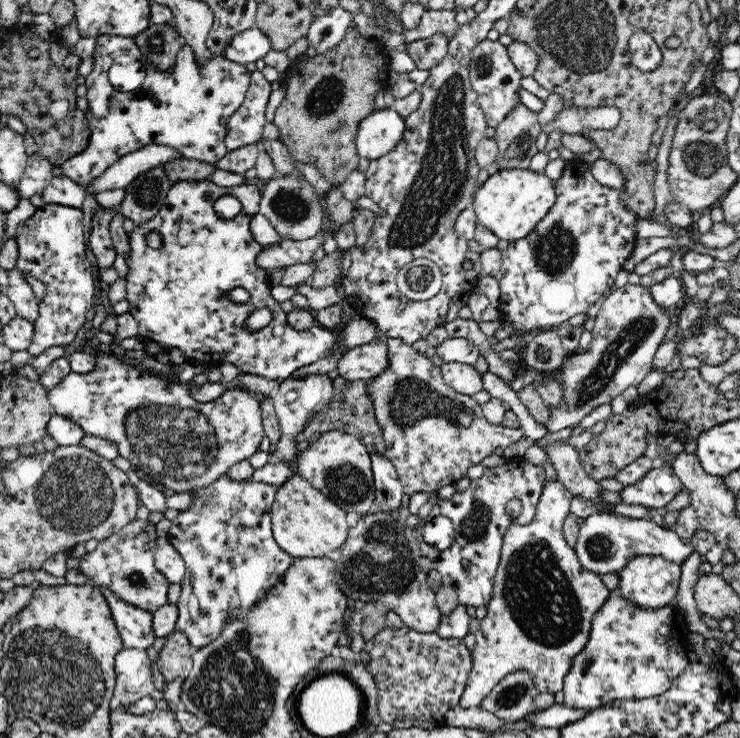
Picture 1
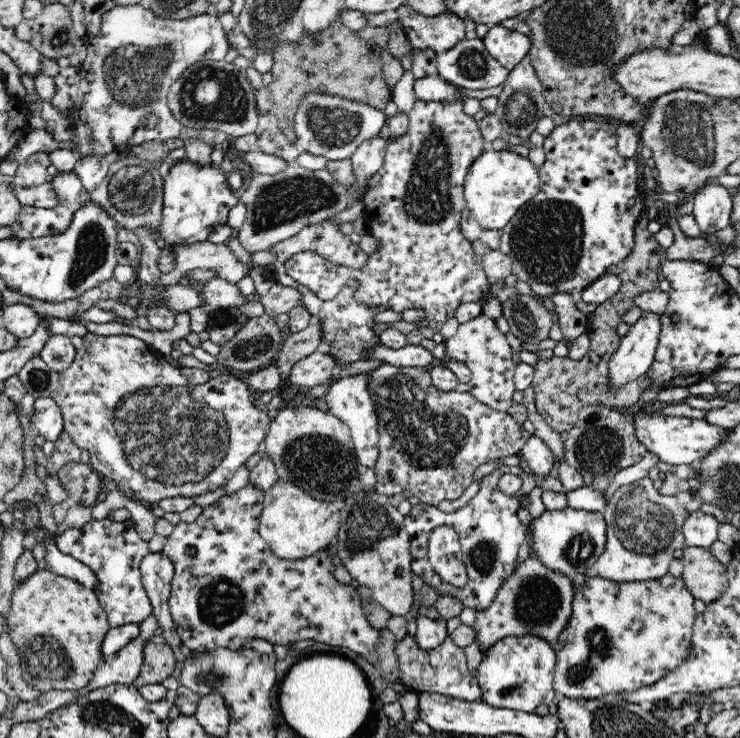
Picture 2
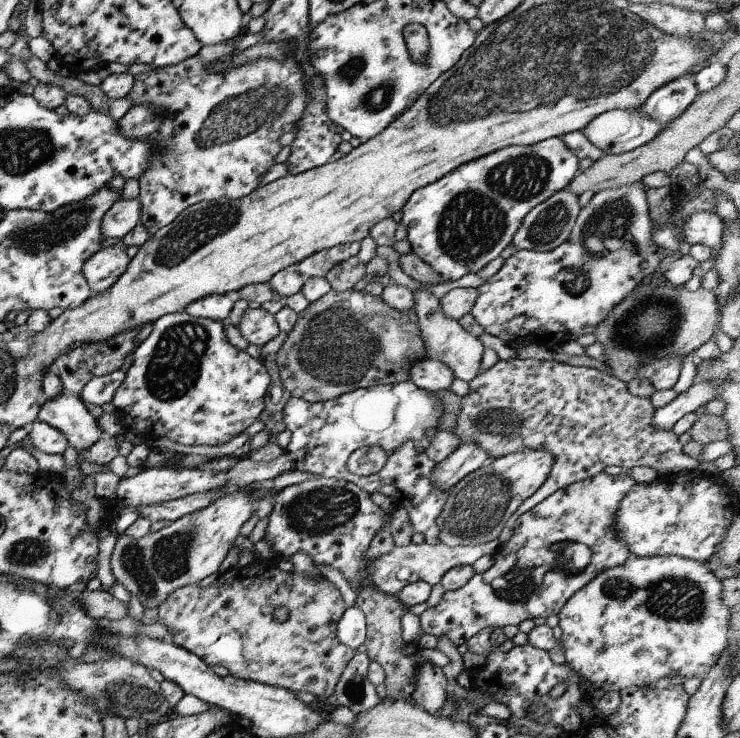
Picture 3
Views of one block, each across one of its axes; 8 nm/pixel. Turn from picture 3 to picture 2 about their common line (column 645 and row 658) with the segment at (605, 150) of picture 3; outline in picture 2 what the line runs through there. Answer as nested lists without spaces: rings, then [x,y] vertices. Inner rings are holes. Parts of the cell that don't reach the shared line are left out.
[[[141,637],[134,638],[131,642],[126,643],[112,660],[102,663],[93,677],[88,682],[88,688],[83,688],[78,696],[74,696],[72,701],[81,697],[84,693],[92,689],[109,685],[110,683],[130,683],[138,676],[139,668],[143,659],[143,648],[146,641]]]

